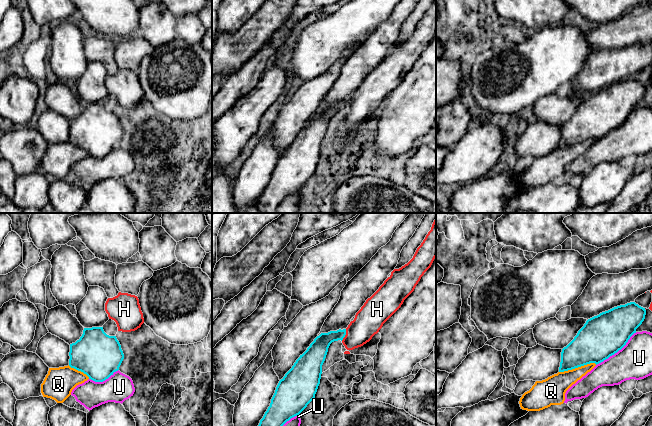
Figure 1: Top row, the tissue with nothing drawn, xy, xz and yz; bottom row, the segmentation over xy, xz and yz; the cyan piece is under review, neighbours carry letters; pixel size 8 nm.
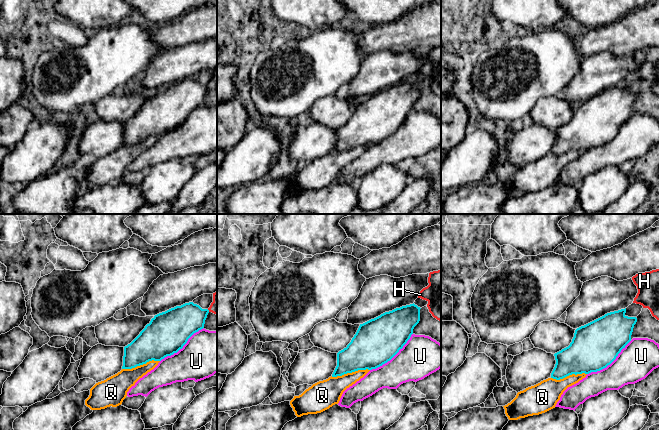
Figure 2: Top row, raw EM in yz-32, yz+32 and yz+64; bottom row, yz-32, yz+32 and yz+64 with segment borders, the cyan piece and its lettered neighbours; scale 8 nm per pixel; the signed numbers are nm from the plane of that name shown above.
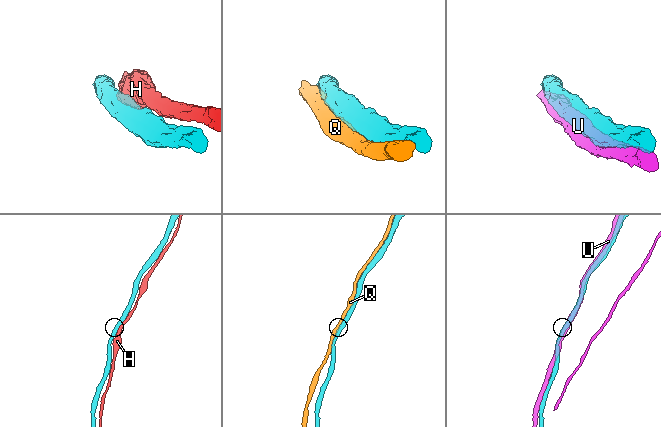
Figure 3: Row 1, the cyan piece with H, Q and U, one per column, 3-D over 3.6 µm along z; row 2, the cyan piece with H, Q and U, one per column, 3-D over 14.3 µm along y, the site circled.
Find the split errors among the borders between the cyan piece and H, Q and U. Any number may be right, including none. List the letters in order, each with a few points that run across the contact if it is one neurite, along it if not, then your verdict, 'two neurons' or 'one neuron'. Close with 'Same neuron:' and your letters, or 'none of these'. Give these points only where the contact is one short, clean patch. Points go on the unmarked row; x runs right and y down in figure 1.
H: two neurons
Q: two neurons
U: two neurons
Same neuron: none of these

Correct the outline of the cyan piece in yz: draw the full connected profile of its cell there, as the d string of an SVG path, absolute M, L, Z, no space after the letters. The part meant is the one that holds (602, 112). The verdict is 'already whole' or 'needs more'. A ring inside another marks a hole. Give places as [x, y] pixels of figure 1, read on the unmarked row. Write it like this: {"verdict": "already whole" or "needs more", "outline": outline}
{"verdict": "needs more", "outline": "M635 78L614 83L590 95L571 94L559 97L547 95L533 104L537 120L551 125L561 125L559 148L572 146L590 139L596 141L621 126L645 95L646 86Z"}

